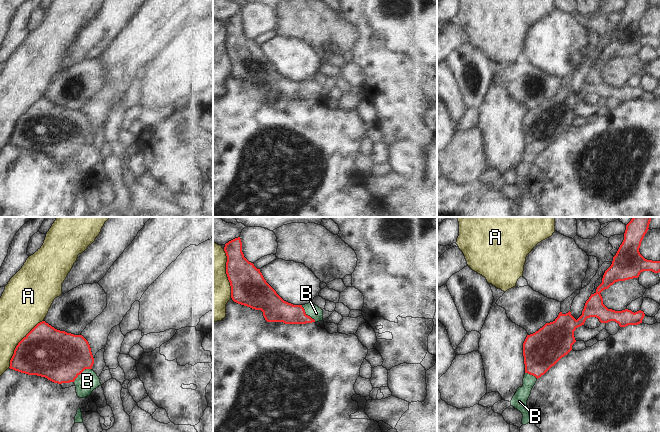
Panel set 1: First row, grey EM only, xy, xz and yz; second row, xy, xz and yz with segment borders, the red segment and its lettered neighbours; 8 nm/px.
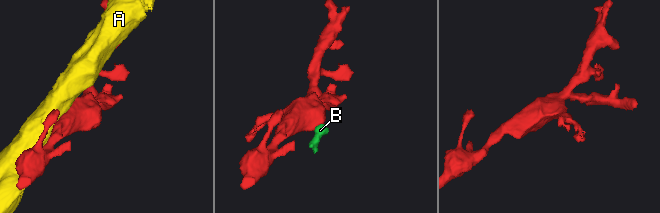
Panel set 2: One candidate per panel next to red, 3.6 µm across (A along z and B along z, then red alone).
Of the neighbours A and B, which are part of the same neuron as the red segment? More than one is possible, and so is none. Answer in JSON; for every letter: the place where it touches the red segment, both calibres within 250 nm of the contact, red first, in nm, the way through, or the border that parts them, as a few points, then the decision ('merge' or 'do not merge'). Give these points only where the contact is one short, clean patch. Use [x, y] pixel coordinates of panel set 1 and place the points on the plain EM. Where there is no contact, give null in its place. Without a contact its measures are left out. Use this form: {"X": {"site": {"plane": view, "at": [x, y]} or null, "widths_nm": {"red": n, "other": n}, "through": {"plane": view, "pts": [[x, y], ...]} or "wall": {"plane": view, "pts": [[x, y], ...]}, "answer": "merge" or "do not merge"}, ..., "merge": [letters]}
{"A": {"site": {"plane": "xy", "at": [18, 119]}, "widths_nm": {"red": 400, "other": 320}, "answer": "do not merge"}, "B": {"site": {"plane": "xy", "at": [82, 147]}, "widths_nm": {"red": 400, "other": 170}, "through": {"plane": "xy", "pts": [[59, 132], [82, 147], [87, 157]]}, "answer": "merge"}, "merge": ["B"]}

